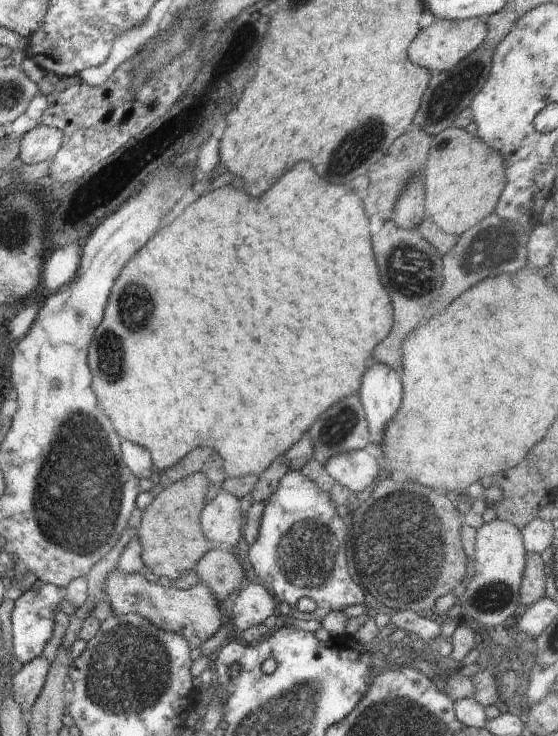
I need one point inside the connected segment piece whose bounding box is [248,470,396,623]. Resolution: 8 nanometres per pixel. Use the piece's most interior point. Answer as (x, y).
(300, 552)

